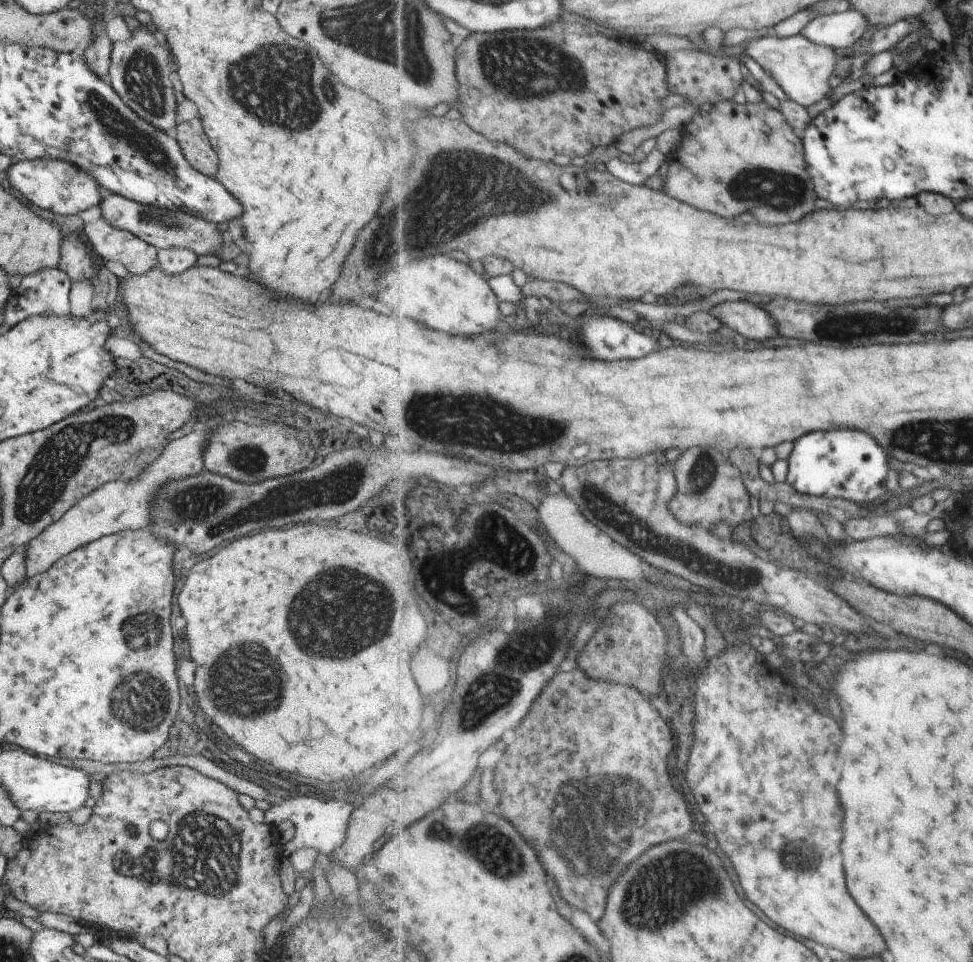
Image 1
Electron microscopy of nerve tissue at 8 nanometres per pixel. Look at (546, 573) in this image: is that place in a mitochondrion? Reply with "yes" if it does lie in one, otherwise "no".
no

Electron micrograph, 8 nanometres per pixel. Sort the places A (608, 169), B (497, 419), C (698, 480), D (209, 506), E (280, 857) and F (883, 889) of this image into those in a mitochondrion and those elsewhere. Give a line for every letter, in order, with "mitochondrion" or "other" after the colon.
A: other
B: mitochondrion
C: mitochondrion
D: mitochondrion
E: other
F: other

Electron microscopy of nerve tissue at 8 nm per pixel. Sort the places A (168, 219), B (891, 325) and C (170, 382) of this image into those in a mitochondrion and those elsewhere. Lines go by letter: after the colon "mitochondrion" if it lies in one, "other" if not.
A: mitochondrion
B: mitochondrion
C: other

